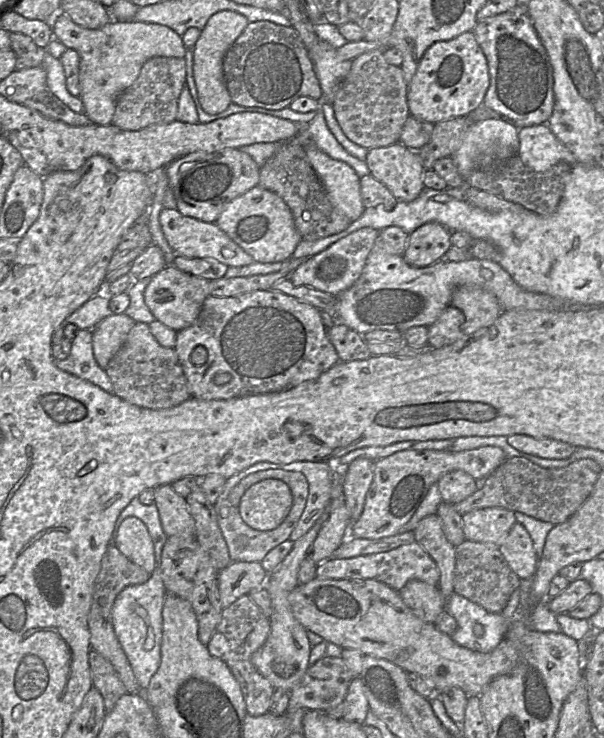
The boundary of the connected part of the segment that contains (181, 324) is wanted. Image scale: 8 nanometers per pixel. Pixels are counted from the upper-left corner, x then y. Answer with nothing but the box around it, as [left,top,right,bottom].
[144,265,210,332]

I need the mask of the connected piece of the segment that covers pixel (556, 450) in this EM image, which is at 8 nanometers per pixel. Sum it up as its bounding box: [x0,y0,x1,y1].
[506,434,576,458]

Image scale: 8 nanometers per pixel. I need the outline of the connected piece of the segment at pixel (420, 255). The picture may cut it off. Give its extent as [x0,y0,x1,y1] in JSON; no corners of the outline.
[405,222,451,267]

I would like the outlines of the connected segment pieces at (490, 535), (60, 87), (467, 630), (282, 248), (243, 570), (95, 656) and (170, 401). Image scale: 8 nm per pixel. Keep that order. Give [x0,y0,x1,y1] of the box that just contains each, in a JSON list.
[[461,507,516,545],[41,54,84,113],[445,588,521,653],[216,185,303,263],[218,562,268,609],[89,649,127,714],[105,322,191,409]]

